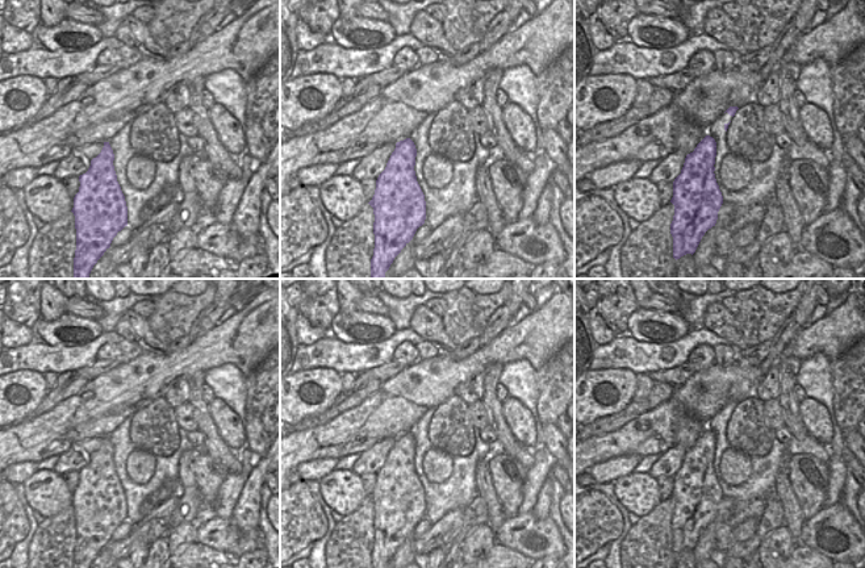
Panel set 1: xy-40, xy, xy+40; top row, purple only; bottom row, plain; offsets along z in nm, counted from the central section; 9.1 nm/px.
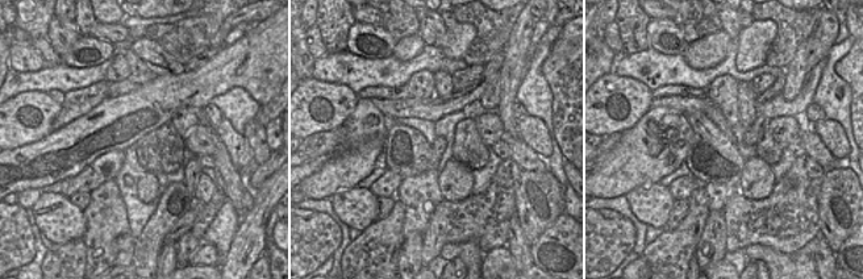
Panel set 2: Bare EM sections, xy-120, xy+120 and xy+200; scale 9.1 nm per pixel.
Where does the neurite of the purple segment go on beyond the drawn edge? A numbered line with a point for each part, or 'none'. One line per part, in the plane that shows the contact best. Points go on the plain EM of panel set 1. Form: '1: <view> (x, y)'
none

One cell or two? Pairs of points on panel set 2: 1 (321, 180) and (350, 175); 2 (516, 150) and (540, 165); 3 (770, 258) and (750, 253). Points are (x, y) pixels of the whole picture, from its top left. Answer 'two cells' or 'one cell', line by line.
1: one cell
2: one cell
3: one cell

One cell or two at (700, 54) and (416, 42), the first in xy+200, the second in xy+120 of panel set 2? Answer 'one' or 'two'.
one

